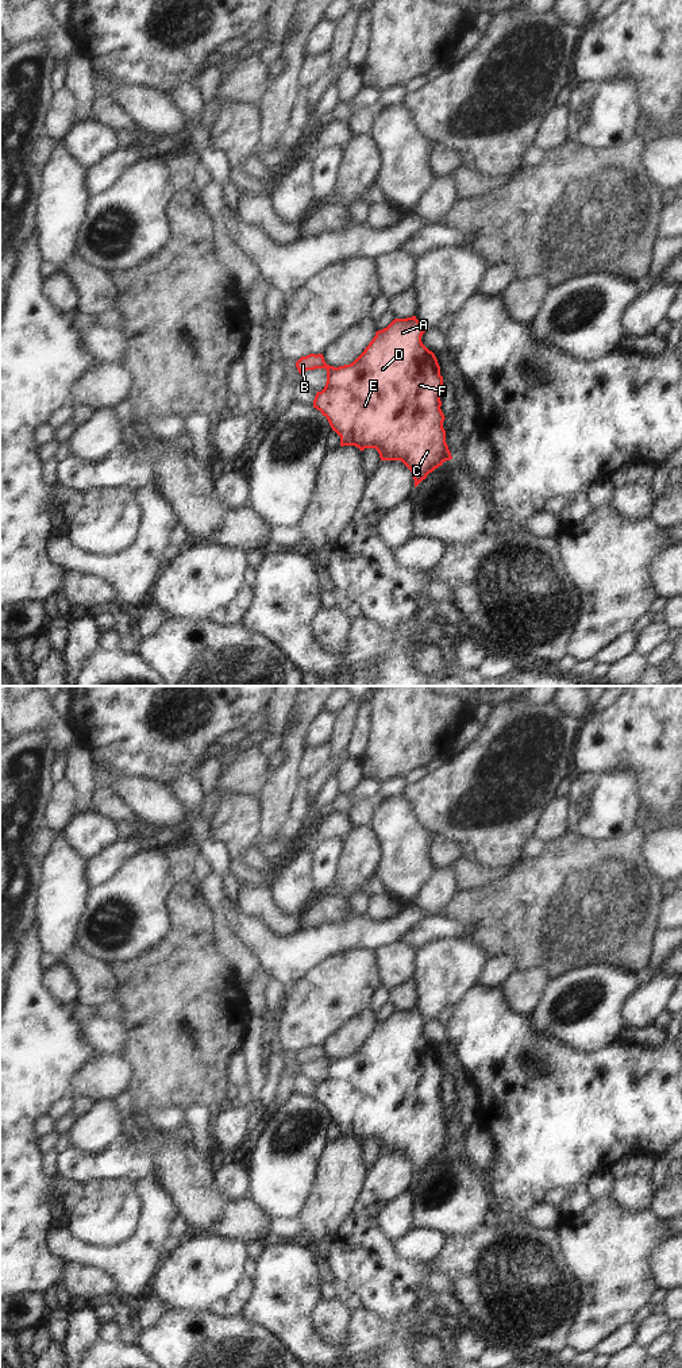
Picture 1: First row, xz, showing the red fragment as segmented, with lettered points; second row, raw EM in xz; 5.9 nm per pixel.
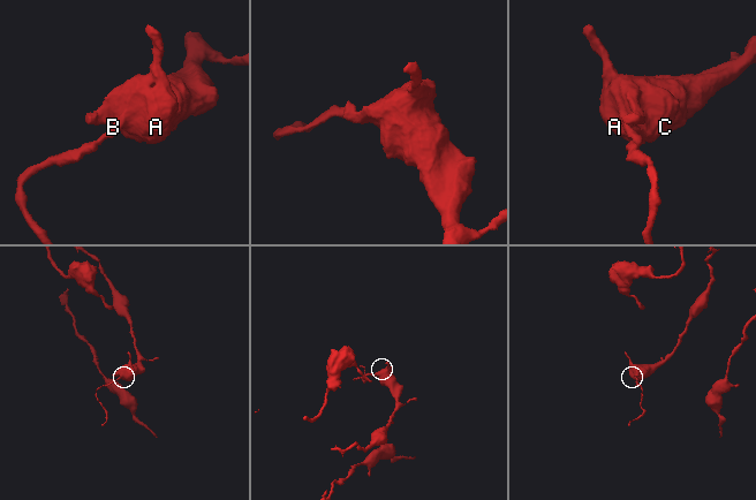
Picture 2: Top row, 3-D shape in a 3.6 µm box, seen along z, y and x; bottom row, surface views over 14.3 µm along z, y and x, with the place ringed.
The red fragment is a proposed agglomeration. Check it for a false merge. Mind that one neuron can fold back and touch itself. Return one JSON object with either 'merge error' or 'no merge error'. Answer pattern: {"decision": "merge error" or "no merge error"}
{"decision": "no merge error"}

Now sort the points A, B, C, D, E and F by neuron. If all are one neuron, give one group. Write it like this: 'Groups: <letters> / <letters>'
Groups: A B C D E F

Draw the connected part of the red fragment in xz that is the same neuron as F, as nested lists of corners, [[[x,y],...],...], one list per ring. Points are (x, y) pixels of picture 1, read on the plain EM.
[[[416,1007],[394,1010],[386,1020],[377,1022],[365,1043],[350,1056],[334,1059],[325,1055],[323,1045],[309,1045],[296,1053],[298,1064],[315,1060],[327,1061],[327,1074],[313,1091],[313,1099],[327,1109],[332,1122],[340,1128],[340,1137],[355,1137],[361,1142],[375,1140],[381,1152],[401,1152],[412,1164],[415,1179],[429,1164],[452,1151],[443,1120],[444,1106],[440,1101],[443,1068],[432,1043],[421,1033],[425,1018]]]

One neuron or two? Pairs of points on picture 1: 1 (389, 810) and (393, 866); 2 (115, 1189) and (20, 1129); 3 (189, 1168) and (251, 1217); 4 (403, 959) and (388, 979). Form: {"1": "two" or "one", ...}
{"1": "one", "2": "one", "3": "one", "4": "one"}

